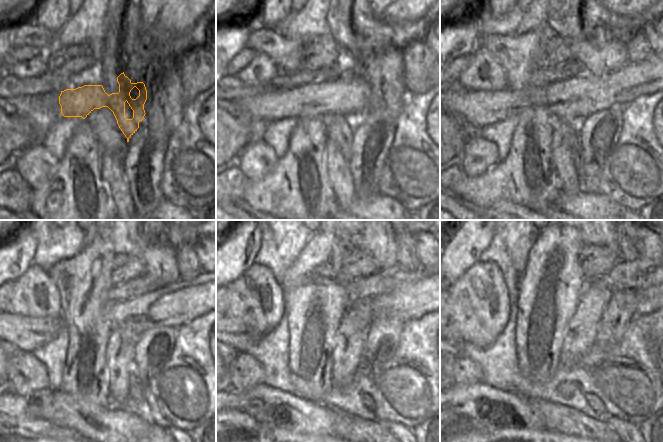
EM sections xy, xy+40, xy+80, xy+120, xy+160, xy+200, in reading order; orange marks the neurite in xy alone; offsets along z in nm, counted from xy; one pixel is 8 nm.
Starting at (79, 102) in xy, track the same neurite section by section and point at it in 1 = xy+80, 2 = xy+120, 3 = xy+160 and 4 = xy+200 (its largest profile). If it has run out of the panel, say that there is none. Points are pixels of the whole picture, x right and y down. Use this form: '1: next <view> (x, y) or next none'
1: next xy+80 (572, 100)
2: next xy+120 (182, 301)
3: next xy+160 (413, 300)
4: next xy+200 (643, 295)

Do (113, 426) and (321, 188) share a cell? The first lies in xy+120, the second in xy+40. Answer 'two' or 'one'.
two

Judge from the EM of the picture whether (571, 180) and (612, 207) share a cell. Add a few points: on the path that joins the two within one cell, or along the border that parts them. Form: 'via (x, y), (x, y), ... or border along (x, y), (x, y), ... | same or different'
border along (559, 190), (570, 194), (576, 194), (579, 191) | different

